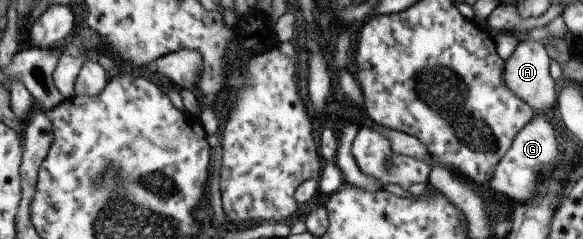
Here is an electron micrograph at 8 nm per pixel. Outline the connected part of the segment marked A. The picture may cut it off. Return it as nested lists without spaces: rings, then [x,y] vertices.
[[[531,39],[517,42],[514,51],[503,61],[502,82],[506,88],[517,96],[522,102],[525,102],[532,109],[546,109],[557,97],[559,84],[553,81],[548,73],[548,64],[550,57],[546,54],[542,41],[533,41]]]

